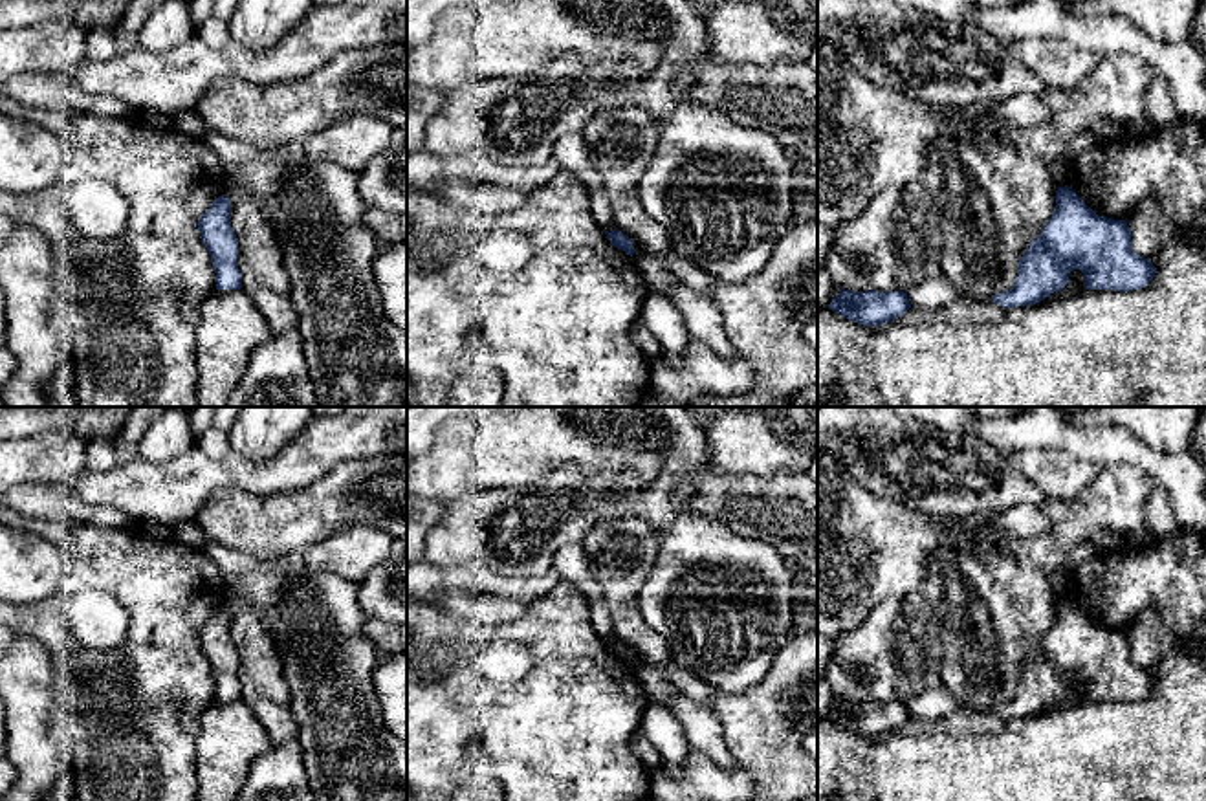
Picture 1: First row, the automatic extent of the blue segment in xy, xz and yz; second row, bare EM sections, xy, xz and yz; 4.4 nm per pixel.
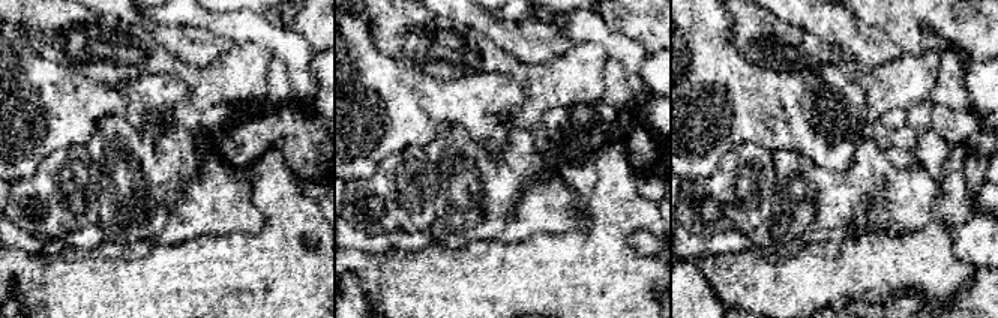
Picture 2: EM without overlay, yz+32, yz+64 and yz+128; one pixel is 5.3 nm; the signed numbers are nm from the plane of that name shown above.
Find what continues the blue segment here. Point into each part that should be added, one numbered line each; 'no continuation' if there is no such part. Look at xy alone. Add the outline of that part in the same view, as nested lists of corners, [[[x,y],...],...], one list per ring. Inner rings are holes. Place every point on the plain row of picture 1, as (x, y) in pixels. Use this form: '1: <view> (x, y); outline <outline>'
no continuation

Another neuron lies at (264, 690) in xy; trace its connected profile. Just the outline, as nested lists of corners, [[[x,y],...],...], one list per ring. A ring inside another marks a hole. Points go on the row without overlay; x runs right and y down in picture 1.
[[[251,605],[231,614],[231,638],[238,653],[242,700],[249,706],[273,746],[297,737],[290,687],[279,651],[264,621],[264,610]]]

